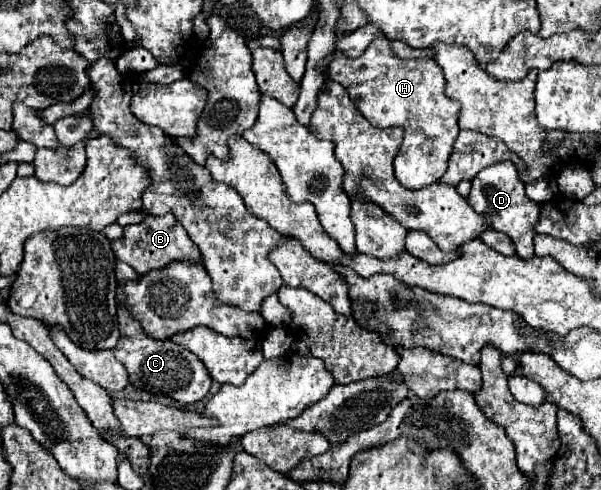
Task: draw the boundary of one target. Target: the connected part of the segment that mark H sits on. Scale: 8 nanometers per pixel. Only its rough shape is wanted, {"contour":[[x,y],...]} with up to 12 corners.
{"contour":[[373,40],[327,70],[379,128],[401,126],[395,176],[425,188],[447,170],[461,104],[435,60]]}

